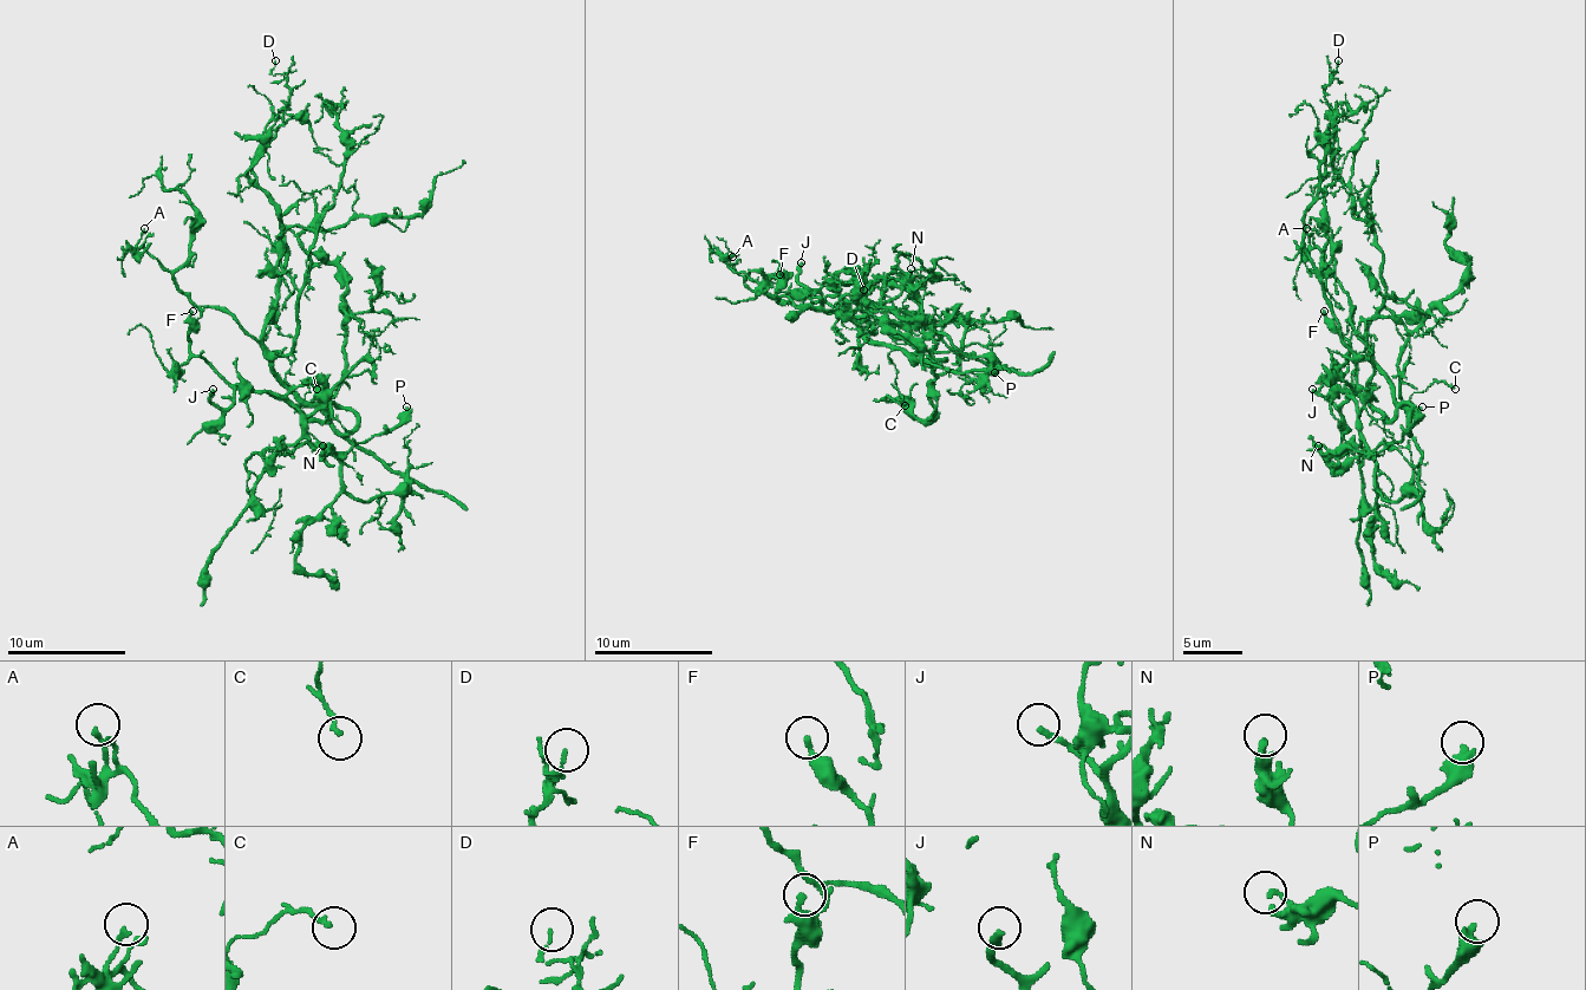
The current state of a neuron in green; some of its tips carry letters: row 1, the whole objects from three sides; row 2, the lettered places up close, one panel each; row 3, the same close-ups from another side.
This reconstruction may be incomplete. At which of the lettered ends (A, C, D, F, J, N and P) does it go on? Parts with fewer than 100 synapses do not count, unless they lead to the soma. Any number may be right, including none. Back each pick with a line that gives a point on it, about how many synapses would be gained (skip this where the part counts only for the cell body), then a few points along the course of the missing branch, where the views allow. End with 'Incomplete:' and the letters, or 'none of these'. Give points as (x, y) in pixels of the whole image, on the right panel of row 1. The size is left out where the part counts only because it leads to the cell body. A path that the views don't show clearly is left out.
Incomplete: none of these

